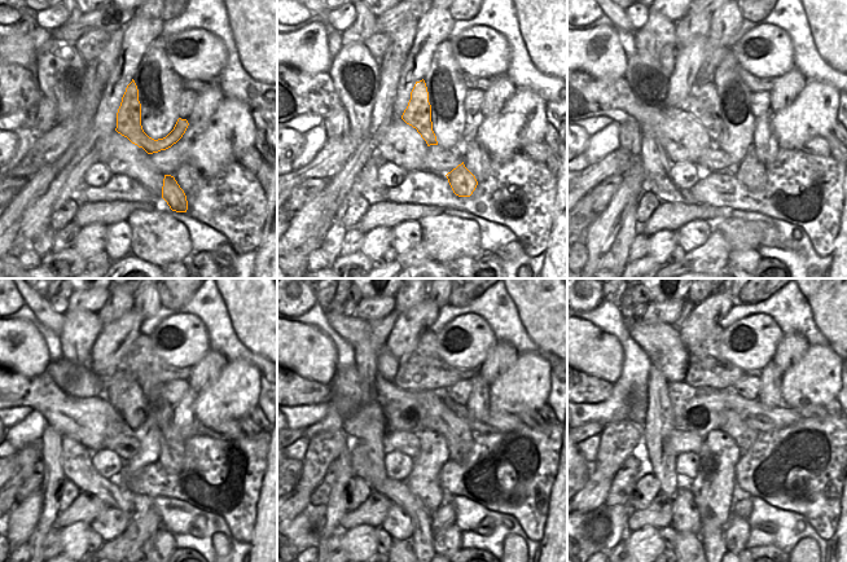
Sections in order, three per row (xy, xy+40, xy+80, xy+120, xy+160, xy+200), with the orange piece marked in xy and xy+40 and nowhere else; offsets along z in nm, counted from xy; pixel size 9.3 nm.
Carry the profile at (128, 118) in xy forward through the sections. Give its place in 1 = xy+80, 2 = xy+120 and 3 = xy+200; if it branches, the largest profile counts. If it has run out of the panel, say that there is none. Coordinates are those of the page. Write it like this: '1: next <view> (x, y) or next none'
1: next xy+80 (703, 105)
2: next xy+120 (123, 393)
3: next xy+200 (741, 433)

